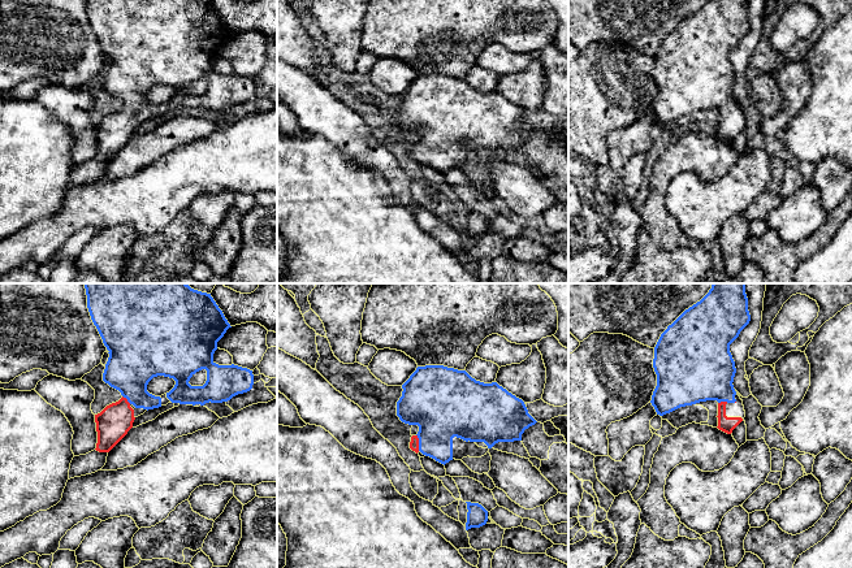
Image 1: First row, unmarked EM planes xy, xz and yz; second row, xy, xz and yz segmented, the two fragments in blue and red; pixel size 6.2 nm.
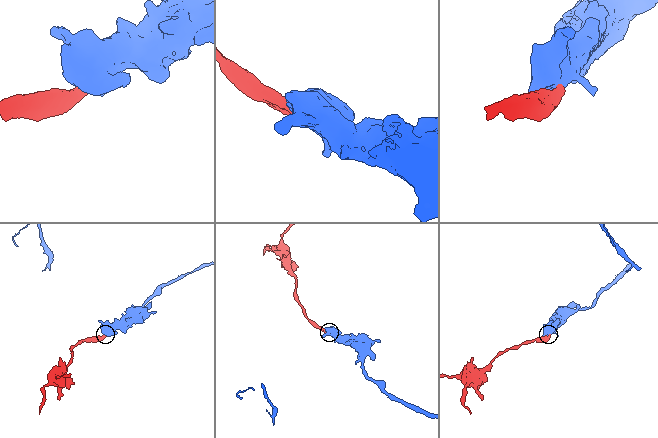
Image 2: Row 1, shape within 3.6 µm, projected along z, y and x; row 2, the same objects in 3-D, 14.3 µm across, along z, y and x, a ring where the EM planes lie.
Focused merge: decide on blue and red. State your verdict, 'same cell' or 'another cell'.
same cell

